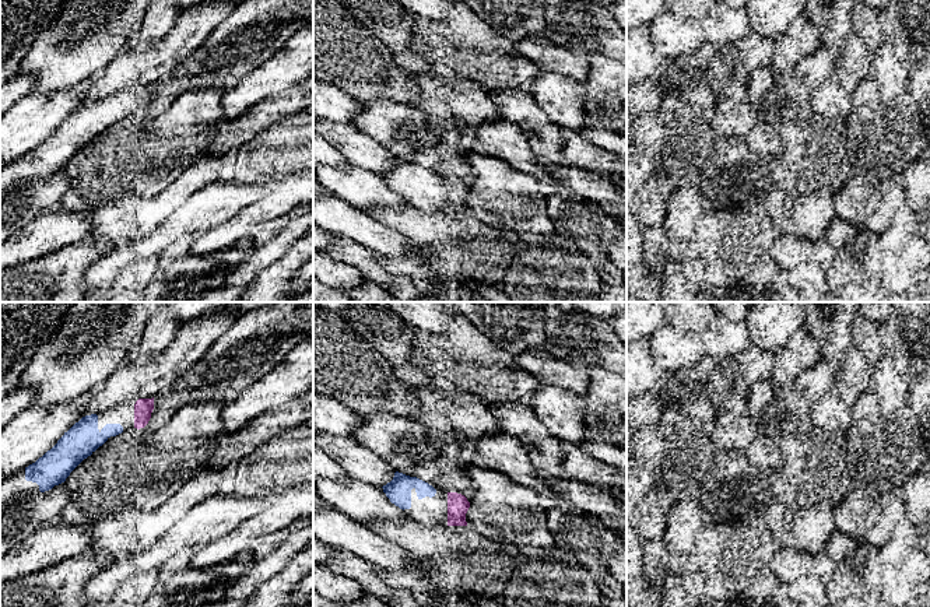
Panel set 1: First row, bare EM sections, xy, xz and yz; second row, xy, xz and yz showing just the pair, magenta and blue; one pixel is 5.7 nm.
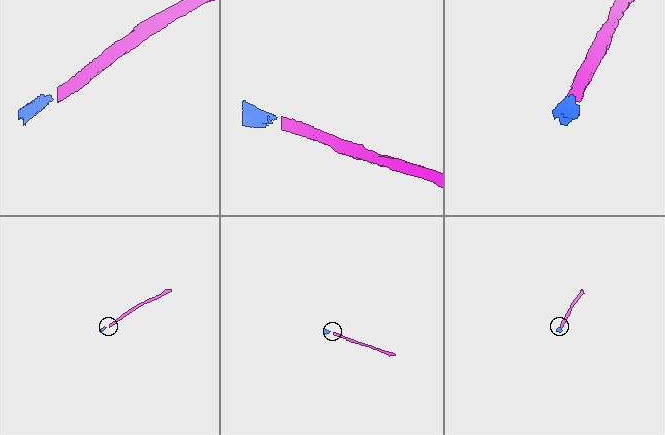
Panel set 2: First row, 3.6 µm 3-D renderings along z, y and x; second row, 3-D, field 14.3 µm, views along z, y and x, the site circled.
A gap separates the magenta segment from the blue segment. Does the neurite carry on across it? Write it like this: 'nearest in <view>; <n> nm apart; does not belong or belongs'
nearest in xy; 70 nm apart; belongs

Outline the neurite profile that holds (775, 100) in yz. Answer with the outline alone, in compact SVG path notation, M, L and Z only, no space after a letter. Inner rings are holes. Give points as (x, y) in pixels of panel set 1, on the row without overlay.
M769 66L758 67L745 83L747 105L758 123L780 129L785 123L800 127L814 120L810 91L793 71L773 73Z

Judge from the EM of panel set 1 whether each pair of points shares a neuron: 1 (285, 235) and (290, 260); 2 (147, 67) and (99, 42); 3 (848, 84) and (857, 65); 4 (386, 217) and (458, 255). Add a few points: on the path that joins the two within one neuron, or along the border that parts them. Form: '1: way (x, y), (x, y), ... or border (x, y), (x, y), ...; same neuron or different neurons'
1: border (292, 242), (280, 258), (263, 269); different neurons
2: border (123, 49), (95, 73); different neurons
3: way (848, 80), (853, 69); same neuron
4: way (404, 220), (439, 242); same neuron

